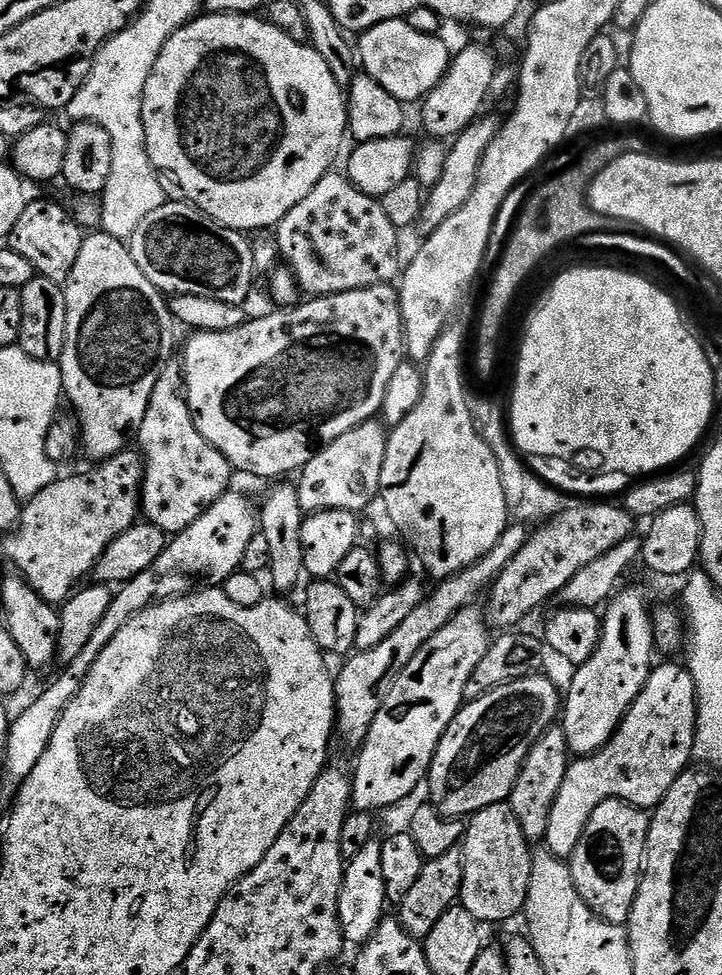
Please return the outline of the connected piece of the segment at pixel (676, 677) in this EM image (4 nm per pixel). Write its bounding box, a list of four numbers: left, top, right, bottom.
[543,663,696,858]

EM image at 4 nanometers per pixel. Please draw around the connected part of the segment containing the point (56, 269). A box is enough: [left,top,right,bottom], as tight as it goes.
[10,199,85,286]

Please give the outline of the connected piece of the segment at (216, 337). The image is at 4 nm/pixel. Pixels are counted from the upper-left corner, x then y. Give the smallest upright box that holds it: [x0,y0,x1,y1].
[182,284,405,481]

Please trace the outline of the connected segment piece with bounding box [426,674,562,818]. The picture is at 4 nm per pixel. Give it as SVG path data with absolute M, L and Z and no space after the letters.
M544 674L530 678L522 678L510 682L506 686L498 686L476 700L469 700L461 708L460 713L450 722L450 726L440 739L440 745L428 767L426 789L432 797L430 803L443 816L453 818L468 818L473 812L486 806L505 803L514 790L514 782L528 757L529 750L538 742L542 733L557 723L562 712L562 692L556 689L552 680L547 680Z

